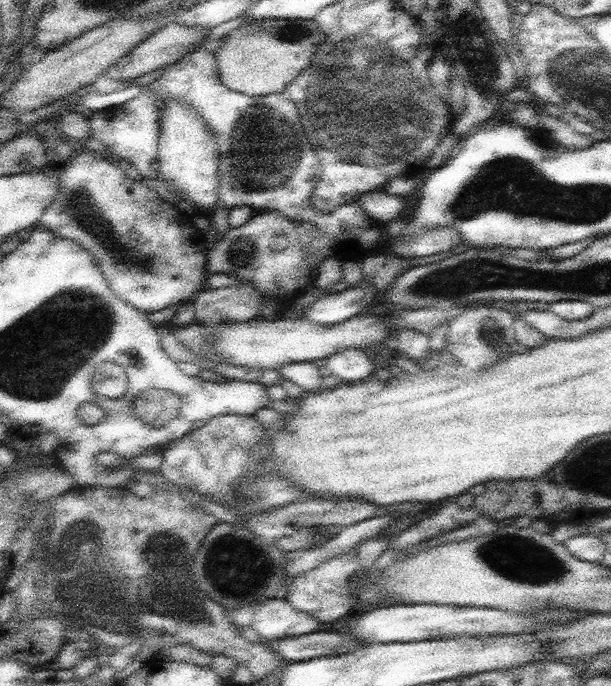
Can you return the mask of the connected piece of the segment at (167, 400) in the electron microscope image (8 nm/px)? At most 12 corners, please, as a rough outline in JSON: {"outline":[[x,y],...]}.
{"outline":[[147,389],[130,405],[160,428],[178,417],[175,392]]}

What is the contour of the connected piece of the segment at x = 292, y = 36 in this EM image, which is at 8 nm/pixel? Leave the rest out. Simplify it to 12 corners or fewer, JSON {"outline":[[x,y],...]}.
{"outline":[[315,18],[242,24],[214,54],[228,88],[282,92],[326,39]]}

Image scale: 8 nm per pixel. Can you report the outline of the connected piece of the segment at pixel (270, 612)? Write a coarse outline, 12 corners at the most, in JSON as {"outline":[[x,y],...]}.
{"outline":[[287,598],[262,603],[251,626],[263,641],[320,630]]}

